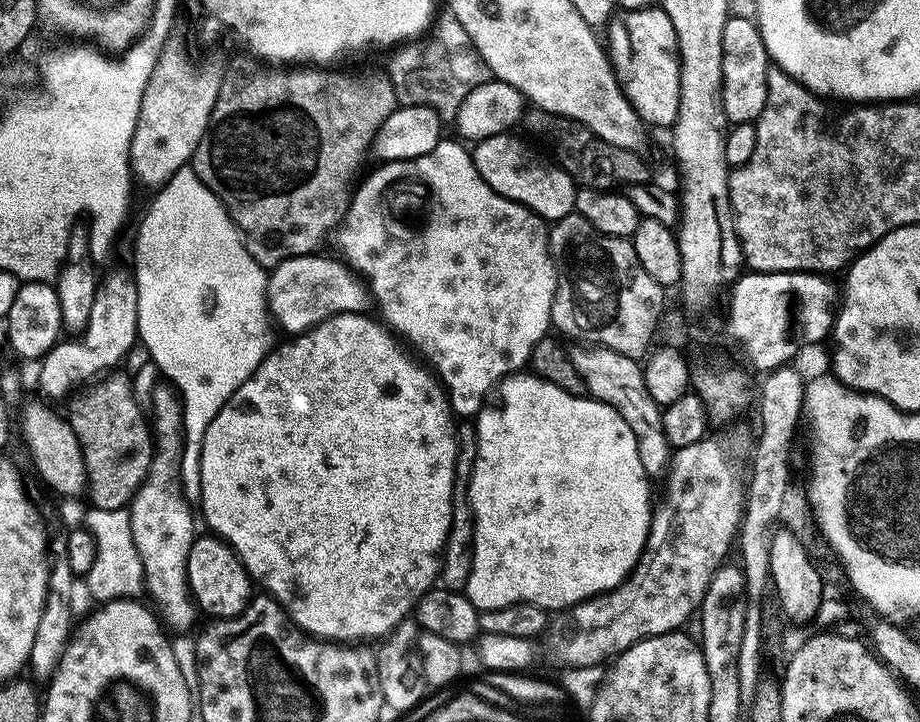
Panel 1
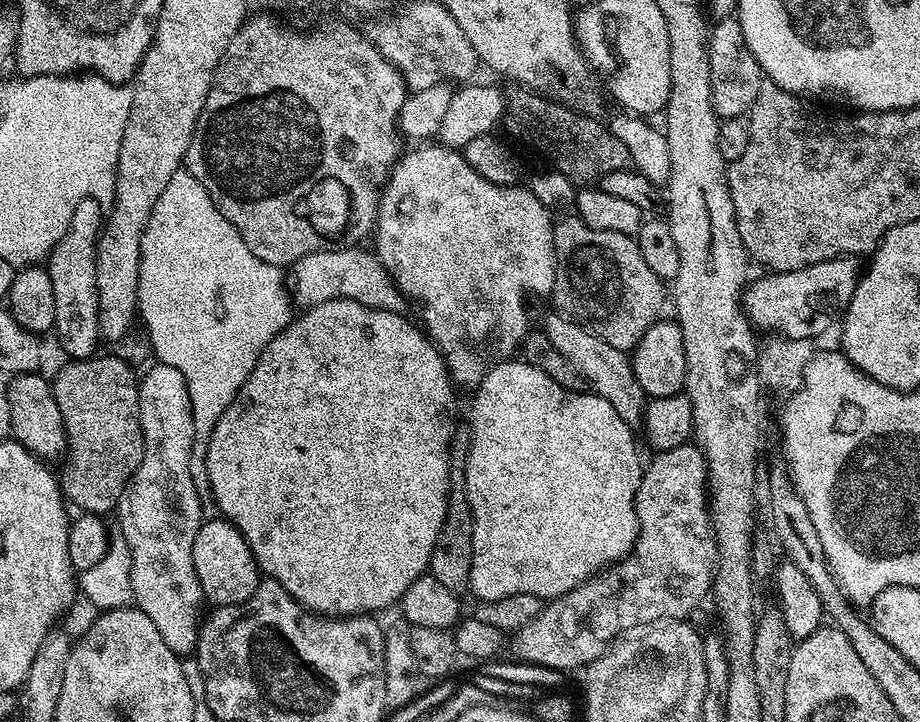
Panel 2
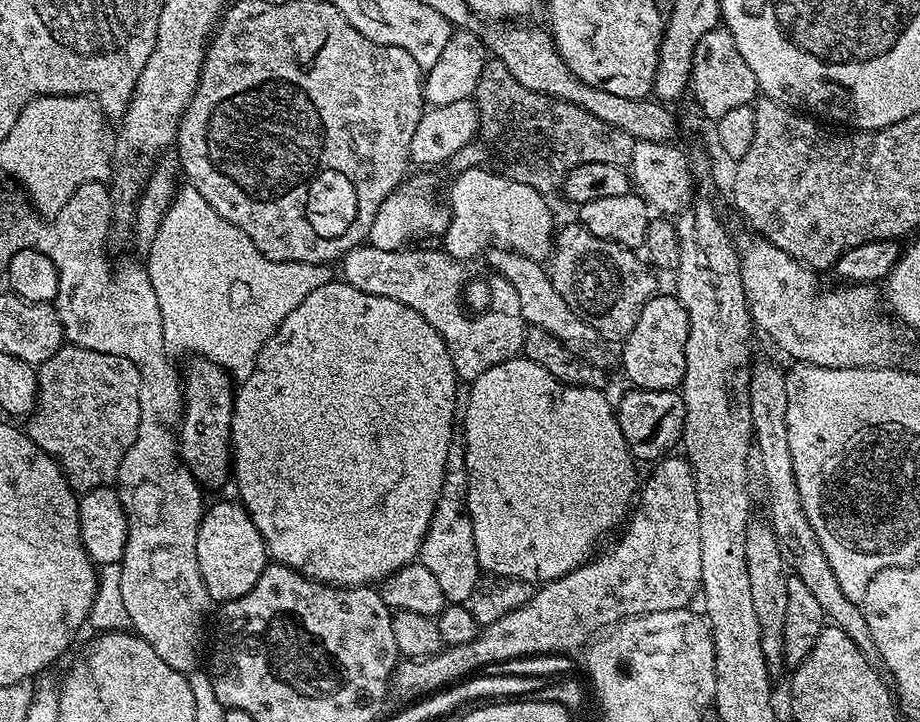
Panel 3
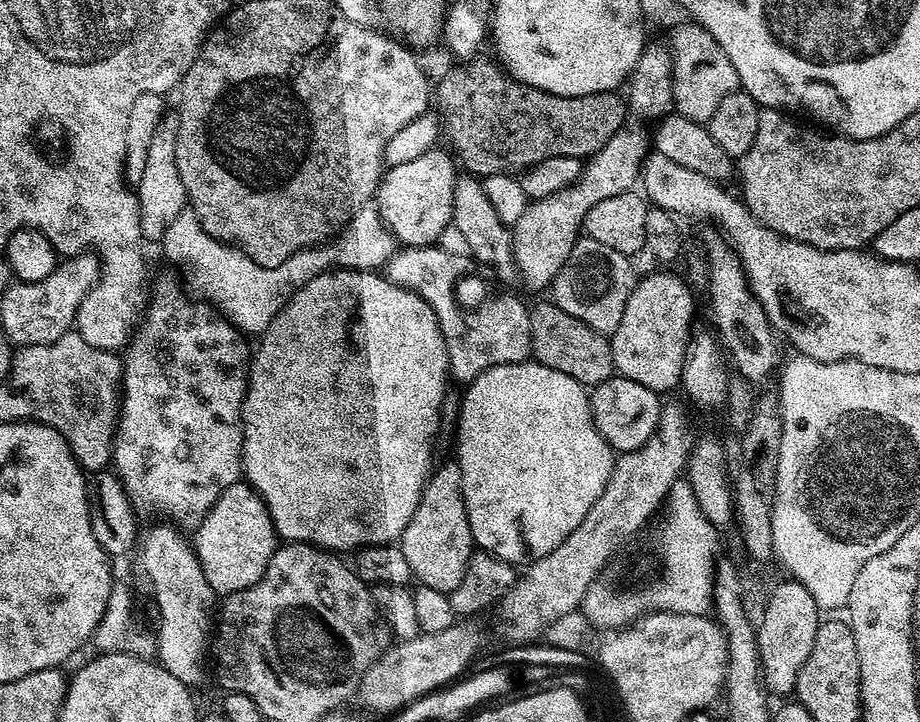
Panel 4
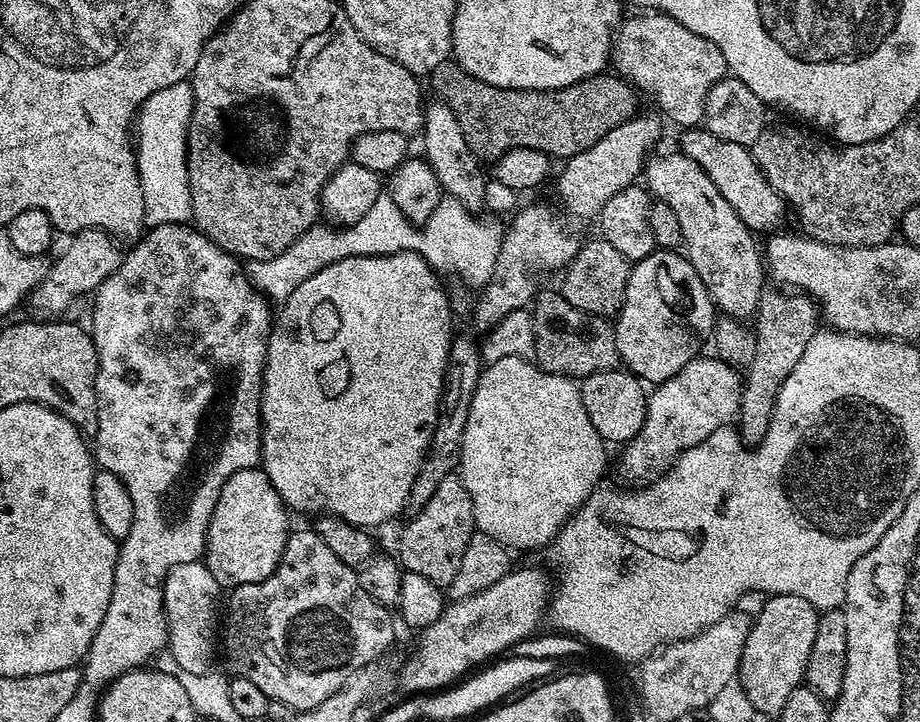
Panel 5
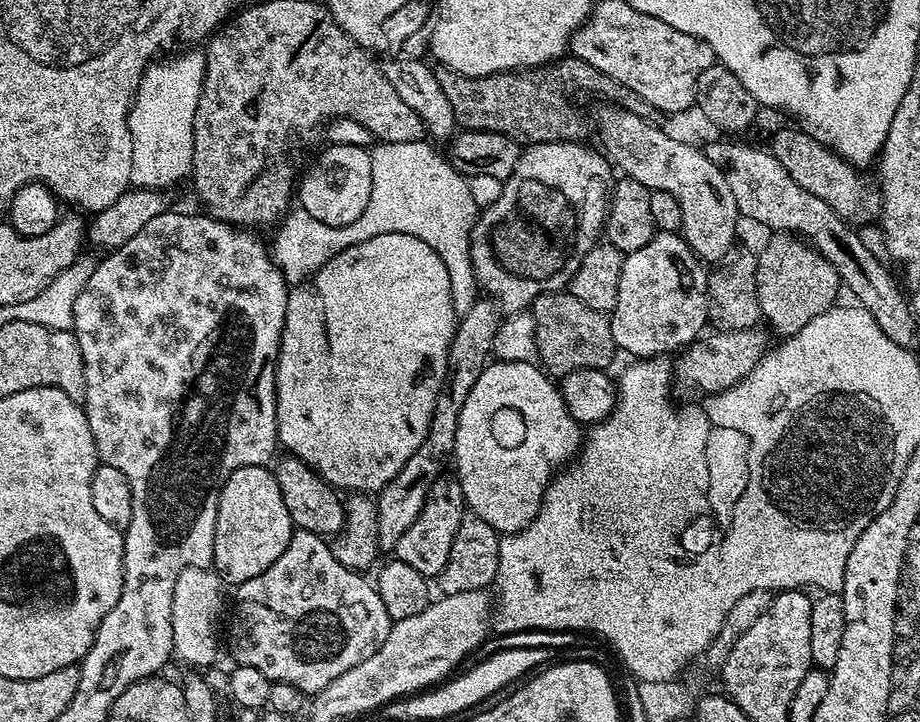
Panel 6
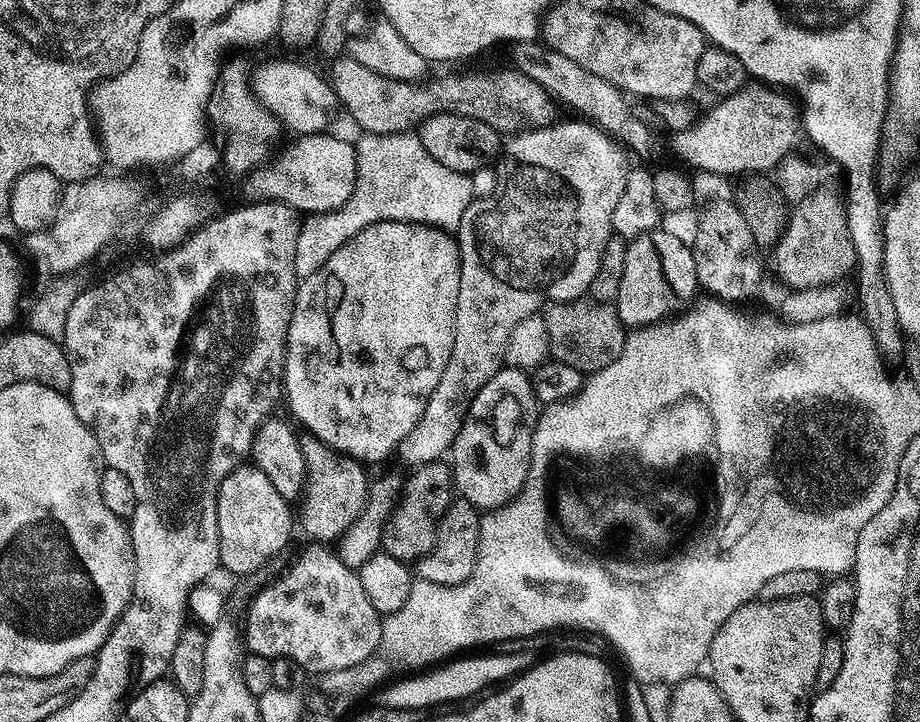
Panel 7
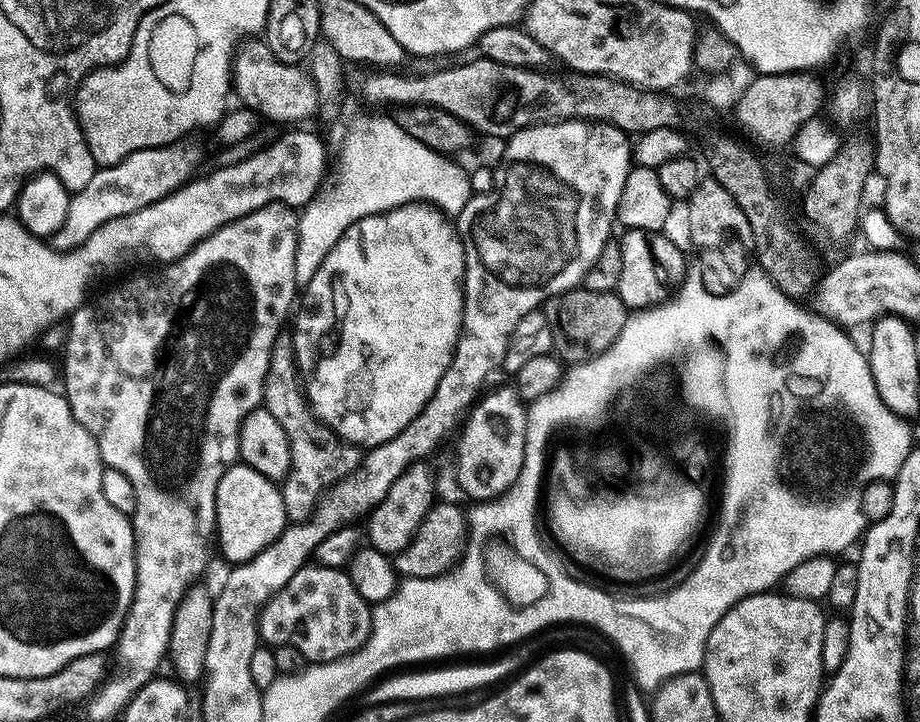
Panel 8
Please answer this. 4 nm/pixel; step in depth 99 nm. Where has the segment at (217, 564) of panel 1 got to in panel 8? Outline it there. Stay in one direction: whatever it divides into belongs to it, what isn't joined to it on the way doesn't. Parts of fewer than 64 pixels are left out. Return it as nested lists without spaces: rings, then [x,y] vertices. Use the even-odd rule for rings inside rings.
[[[243,462],[233,464],[226,470],[226,474],[222,474],[222,482],[218,482],[218,494],[216,495],[216,531],[214,536],[218,542],[220,539],[220,552],[229,560],[229,565],[245,564],[247,560],[254,558],[254,554],[266,550],[266,546],[270,546],[270,542],[279,538],[289,523],[284,505],[284,493],[278,487],[277,481],[258,474],[258,470],[254,470]]]

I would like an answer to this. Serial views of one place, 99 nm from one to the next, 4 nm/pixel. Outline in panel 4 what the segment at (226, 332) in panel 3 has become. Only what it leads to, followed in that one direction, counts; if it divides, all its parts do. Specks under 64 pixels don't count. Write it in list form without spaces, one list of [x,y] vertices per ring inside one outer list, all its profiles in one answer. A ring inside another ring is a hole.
[[[365,206],[335,238],[317,244],[314,248],[298,250],[293,256],[286,258],[282,266],[264,268],[250,259],[241,248],[214,239],[198,222],[195,214],[185,210],[178,214],[178,218],[174,218],[174,222],[170,222],[162,247],[164,256],[170,263],[184,264],[189,282],[205,296],[201,297],[209,305],[226,314],[227,319],[241,332],[263,334],[273,318],[284,309],[288,299],[302,286],[306,286],[306,282],[337,268],[353,268],[359,272],[381,269],[398,250],[398,241],[380,219],[377,209]]]

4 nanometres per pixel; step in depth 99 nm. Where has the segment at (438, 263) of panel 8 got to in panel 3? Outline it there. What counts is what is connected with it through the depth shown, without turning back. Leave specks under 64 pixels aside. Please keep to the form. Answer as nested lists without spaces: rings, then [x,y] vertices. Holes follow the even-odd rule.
[[[333,278],[328,283],[310,290],[310,294],[306,294],[306,298],[302,298],[302,302],[298,302],[298,306],[294,306],[294,310],[290,310],[290,314],[286,314],[286,318],[278,326],[278,330],[274,330],[272,337],[264,343],[258,358],[254,362],[254,370],[250,370],[250,378],[239,381],[232,402],[232,466],[230,472],[234,477],[234,484],[236,480],[236,492],[240,495],[237,496],[239,503],[243,504],[244,509],[250,514],[254,526],[258,526],[258,530],[264,539],[264,545],[268,548],[269,557],[275,563],[285,564],[294,570],[298,570],[303,576],[308,576],[311,580],[316,580],[320,584],[333,584],[336,588],[376,586],[379,585],[381,580],[394,575],[402,566],[413,563],[420,555],[420,547],[424,541],[426,530],[430,526],[430,518],[436,509],[436,503],[440,497],[441,484],[444,481],[446,450],[450,446],[450,438],[454,431],[452,423],[455,420],[457,423],[458,420],[456,387],[458,387],[456,371],[454,370],[454,362],[450,362],[450,354],[448,353],[446,342],[435,326],[425,318],[423,312],[414,310],[410,306],[402,306],[402,302],[398,302],[394,298],[382,298],[378,294],[366,294],[366,290],[358,290],[354,286],[345,284],[343,279],[340,278]]]

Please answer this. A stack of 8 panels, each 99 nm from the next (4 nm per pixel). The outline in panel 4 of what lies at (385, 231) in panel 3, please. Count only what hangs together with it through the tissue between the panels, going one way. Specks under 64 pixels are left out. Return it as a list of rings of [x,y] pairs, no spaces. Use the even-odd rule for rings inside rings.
[[[435,148],[405,165],[388,168],[377,188],[376,209],[388,231],[405,247],[429,247],[451,225],[458,166],[449,151]]]

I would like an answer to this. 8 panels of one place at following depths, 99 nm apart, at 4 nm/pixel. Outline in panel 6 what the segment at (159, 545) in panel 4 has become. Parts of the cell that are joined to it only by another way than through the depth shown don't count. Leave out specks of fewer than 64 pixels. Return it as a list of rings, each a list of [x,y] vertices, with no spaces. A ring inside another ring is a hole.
[[[187,568],[178,574],[178,582],[174,582],[174,606],[172,607],[172,625],[174,626],[174,646],[172,647],[175,659],[185,660],[193,664],[193,669],[204,670],[207,664],[216,660],[216,651],[222,648],[222,624],[220,628],[220,615],[225,615],[224,591],[226,585],[215,570],[208,568]]]

